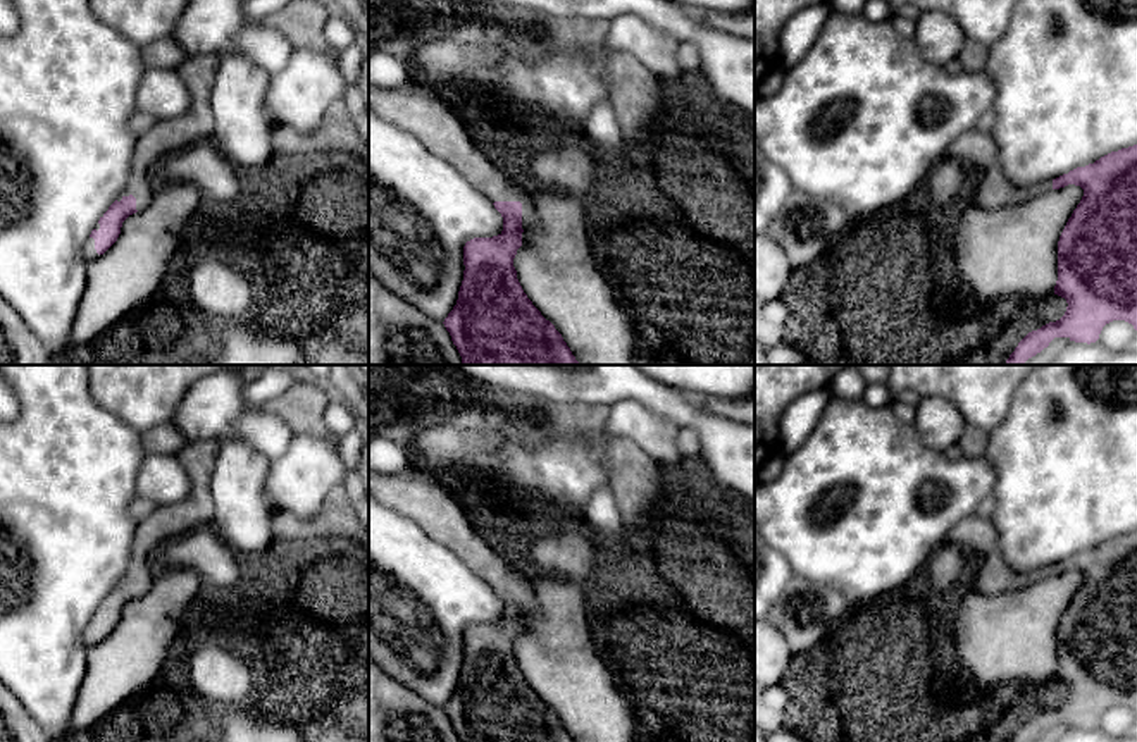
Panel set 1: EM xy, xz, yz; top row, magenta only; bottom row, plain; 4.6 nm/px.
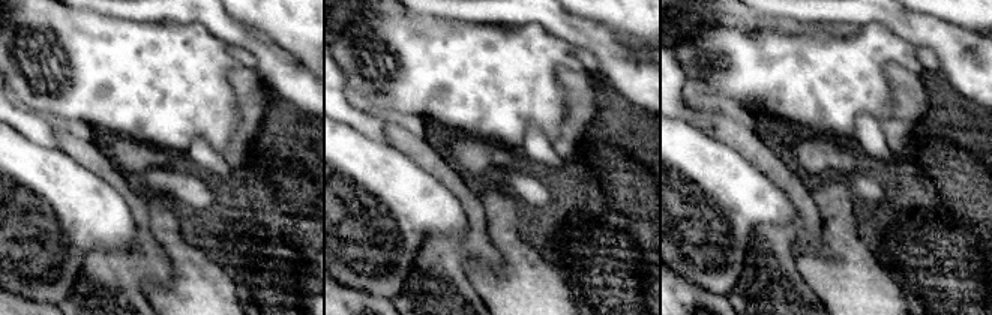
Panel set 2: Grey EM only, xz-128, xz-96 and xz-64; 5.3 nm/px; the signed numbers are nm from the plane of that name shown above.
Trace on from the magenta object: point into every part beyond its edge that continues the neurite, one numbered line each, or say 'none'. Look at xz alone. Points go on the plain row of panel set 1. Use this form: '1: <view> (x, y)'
1: xz (412, 493)

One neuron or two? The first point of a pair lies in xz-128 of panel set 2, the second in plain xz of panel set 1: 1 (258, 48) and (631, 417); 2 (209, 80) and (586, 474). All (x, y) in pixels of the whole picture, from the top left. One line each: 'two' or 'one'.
1: two
2: one

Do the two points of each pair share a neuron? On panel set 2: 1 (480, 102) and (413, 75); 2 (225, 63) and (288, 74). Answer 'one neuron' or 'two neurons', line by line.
1: one neuron
2: two neurons

